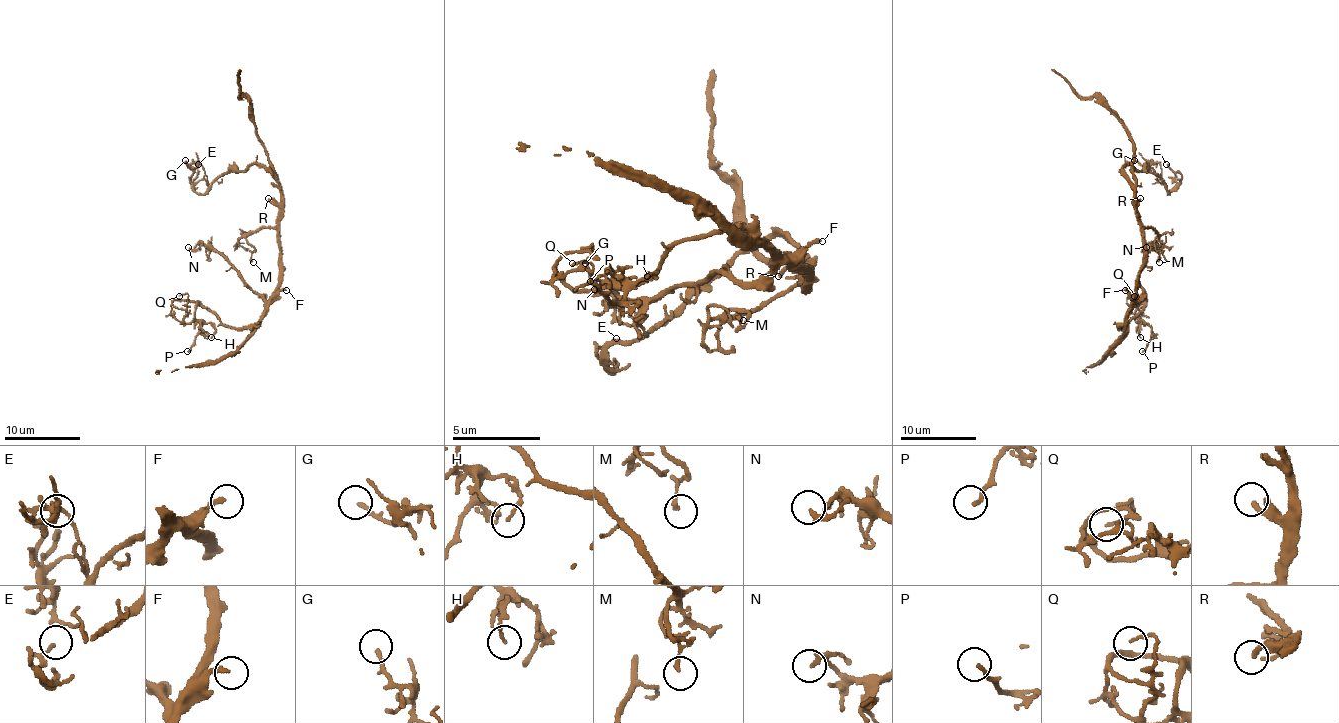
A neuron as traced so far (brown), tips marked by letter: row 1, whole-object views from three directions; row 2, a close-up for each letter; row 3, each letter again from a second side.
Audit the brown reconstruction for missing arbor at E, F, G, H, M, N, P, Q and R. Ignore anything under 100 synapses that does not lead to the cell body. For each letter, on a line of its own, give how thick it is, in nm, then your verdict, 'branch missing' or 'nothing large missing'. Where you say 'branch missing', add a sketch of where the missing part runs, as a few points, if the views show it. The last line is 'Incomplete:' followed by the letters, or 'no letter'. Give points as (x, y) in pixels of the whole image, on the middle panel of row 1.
E: 90 nm thick; nothing large missing
F: 190 nm thick; nothing large missing
G: 170 nm thick; nothing large missing
H: 160 nm thick; nothing large missing
M: 170 nm thick; nothing large missing
N: 180 nm thick; nothing large missing
P: 150 nm thick; nothing large missing
Q: 120 nm thick; nothing large missing
R: 170 nm thick; nothing large missing
Incomplete: no letter

